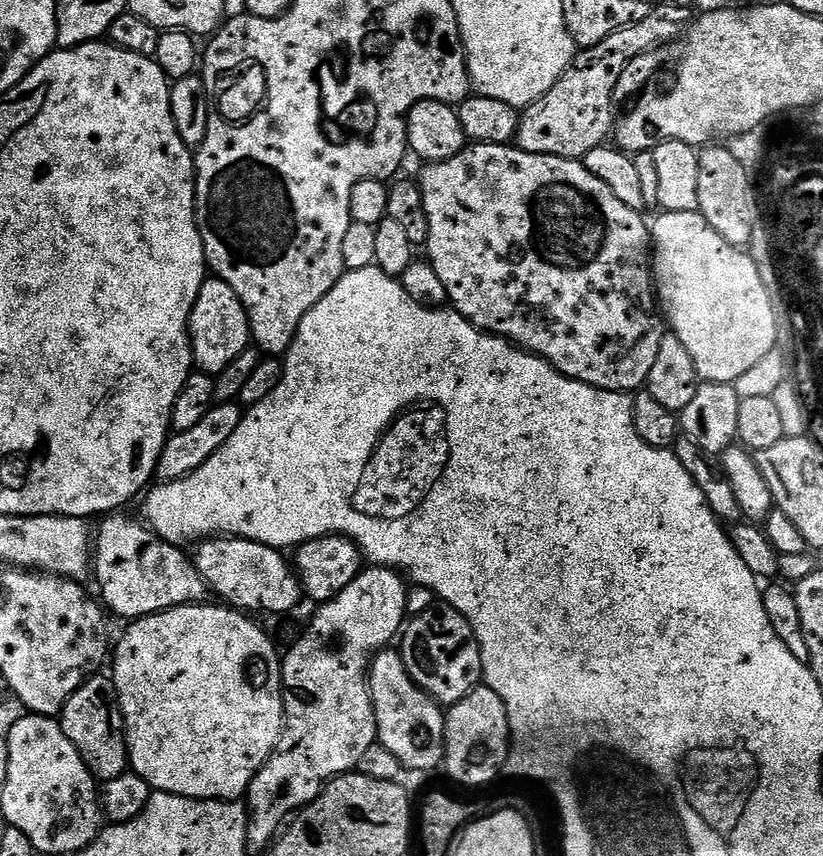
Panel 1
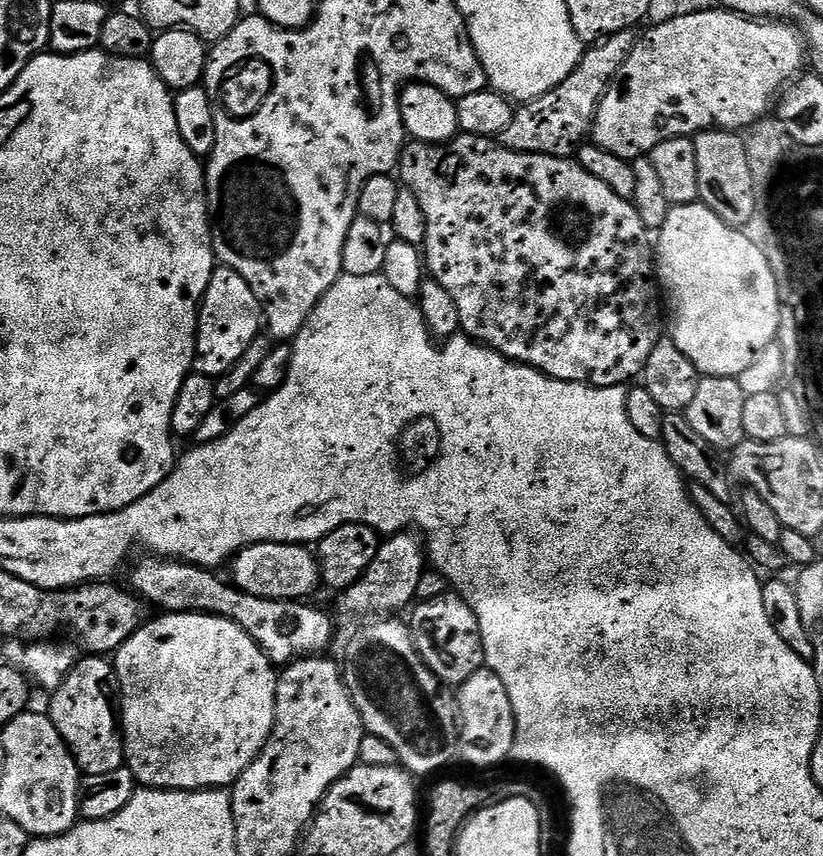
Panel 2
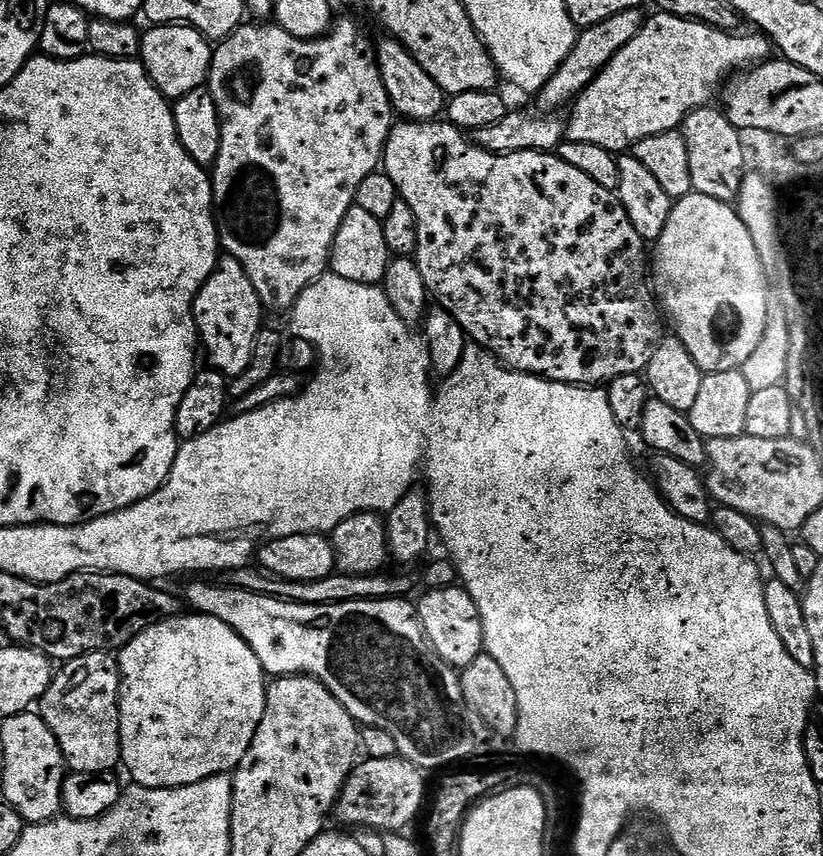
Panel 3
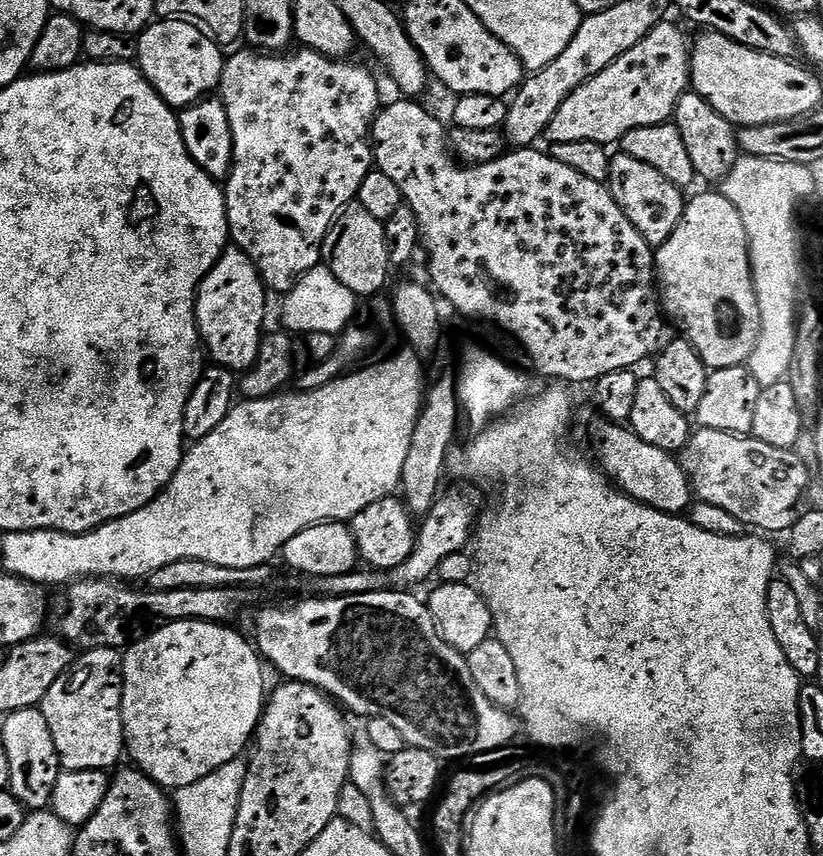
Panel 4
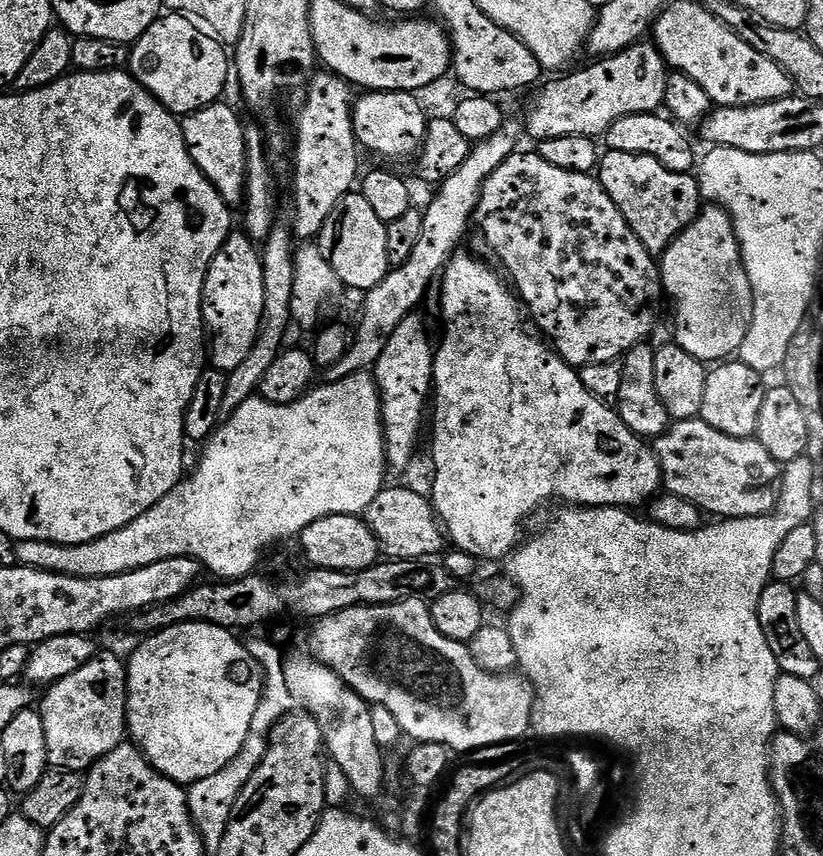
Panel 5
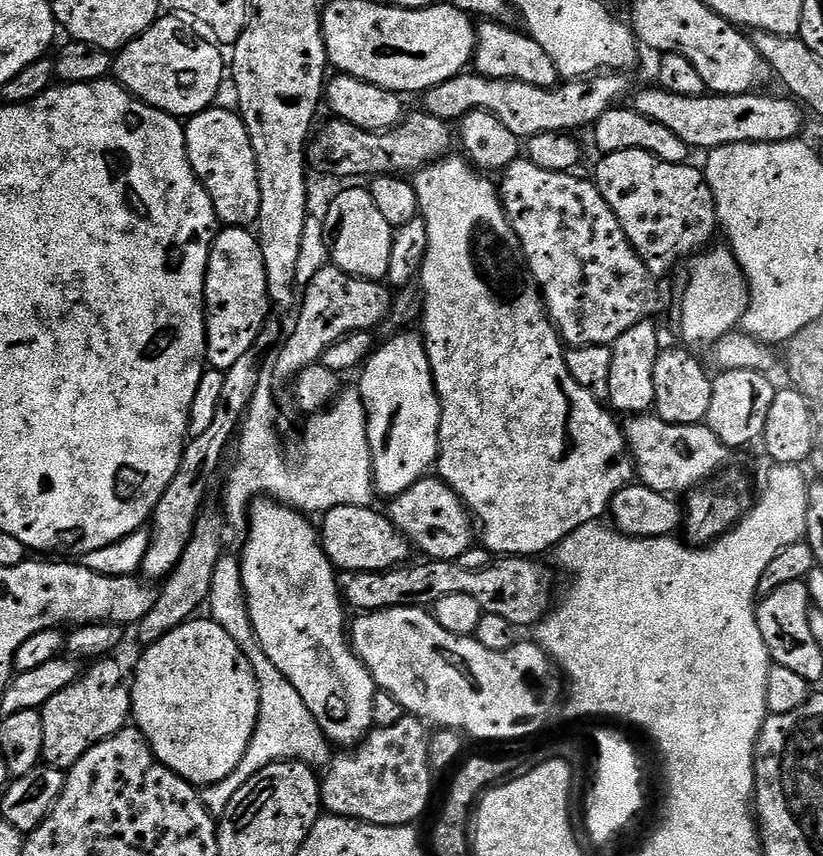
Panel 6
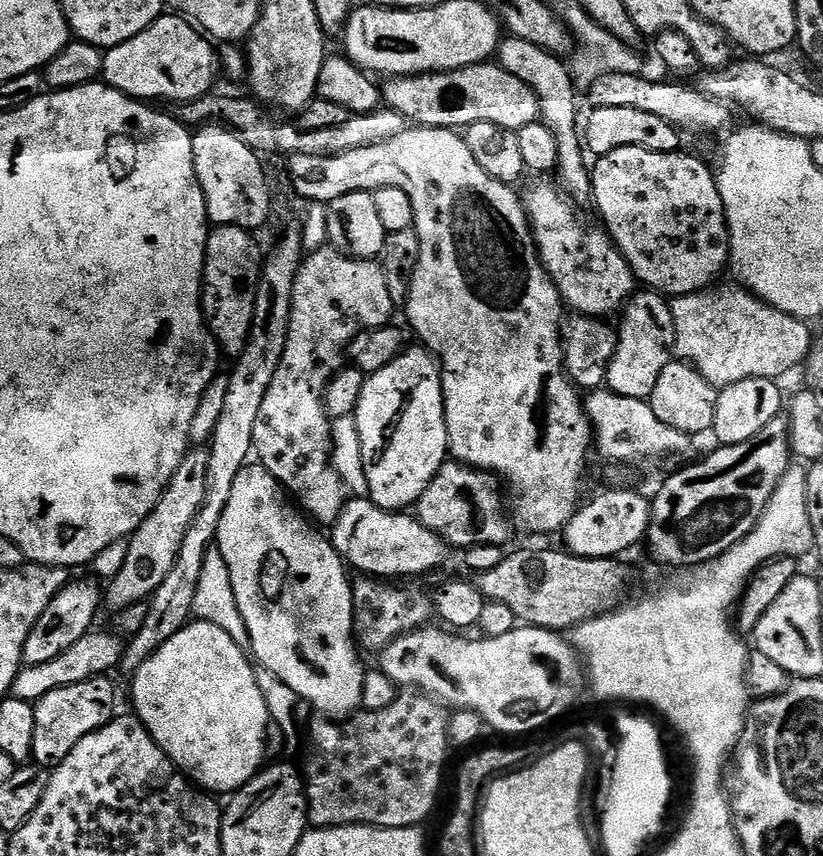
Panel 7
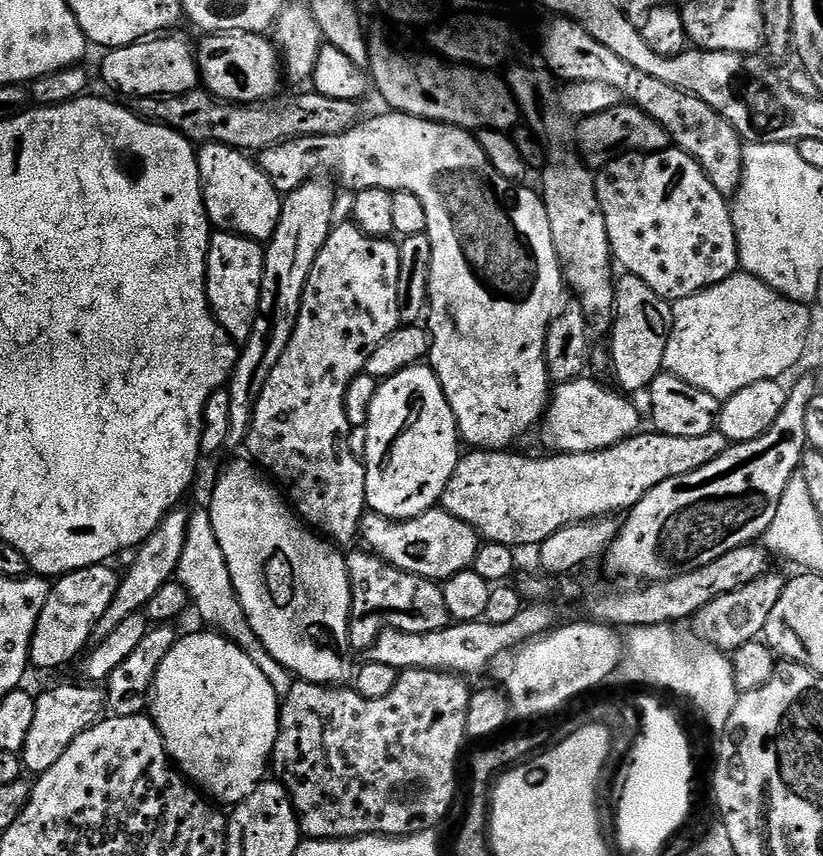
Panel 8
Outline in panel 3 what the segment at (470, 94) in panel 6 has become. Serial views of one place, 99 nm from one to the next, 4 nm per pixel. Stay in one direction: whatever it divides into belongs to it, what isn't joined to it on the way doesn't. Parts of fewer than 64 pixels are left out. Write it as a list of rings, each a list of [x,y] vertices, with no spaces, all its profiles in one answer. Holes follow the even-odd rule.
[[[660,10],[655,14],[657,16],[649,15],[645,19],[640,33],[626,42],[626,46],[622,46],[622,50],[618,50],[618,54],[614,54],[614,58],[597,74],[591,86],[576,97],[570,108],[572,117],[566,120],[567,139],[590,142],[590,146],[602,146],[602,150],[617,154],[627,153],[646,138],[677,131],[693,112],[709,107],[715,96],[717,99],[722,85],[733,73],[751,70],[773,55],[774,45],[763,34],[740,36],[703,24],[700,20],[675,16],[672,12]]]

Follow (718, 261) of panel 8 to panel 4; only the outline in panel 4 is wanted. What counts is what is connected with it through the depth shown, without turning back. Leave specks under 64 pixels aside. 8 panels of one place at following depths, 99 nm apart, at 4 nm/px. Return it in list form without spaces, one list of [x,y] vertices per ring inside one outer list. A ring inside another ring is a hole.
[[[616,154],[608,161],[608,179],[606,187],[612,193],[614,202],[630,218],[634,230],[646,238],[652,249],[665,244],[674,234],[674,230],[682,222],[682,214],[686,203],[685,193],[674,182],[662,178],[654,166],[646,166],[646,162],[638,162],[638,158],[630,158],[623,154]]]

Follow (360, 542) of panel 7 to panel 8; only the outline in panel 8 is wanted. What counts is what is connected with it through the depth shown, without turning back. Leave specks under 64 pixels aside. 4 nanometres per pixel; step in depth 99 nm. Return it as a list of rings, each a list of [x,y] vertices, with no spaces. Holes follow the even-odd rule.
[[[440,506],[421,516],[395,522],[374,511],[365,511],[360,522],[358,540],[379,560],[403,572],[437,582],[446,581],[459,572],[469,571],[482,543],[482,538],[470,525],[454,518],[454,514],[445,512]]]

